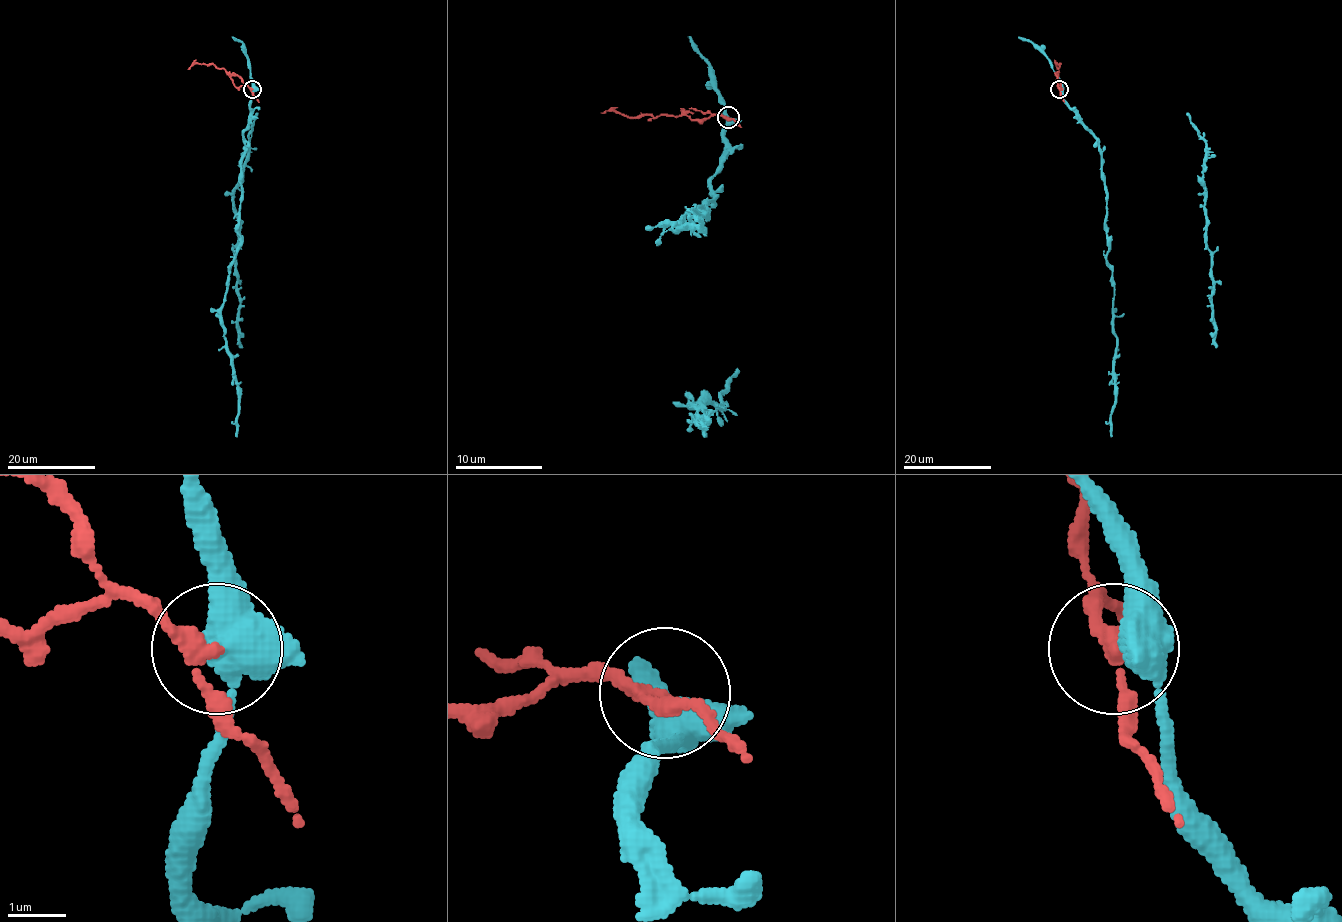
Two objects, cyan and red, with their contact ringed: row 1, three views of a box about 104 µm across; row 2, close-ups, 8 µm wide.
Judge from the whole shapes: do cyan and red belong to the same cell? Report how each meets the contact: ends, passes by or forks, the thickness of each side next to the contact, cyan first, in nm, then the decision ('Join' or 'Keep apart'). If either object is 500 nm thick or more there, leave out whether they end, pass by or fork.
At the ring cyan forks. At the ring red passes by. Thickness 440 nm (cyan) against 200 nm. Keep apart

